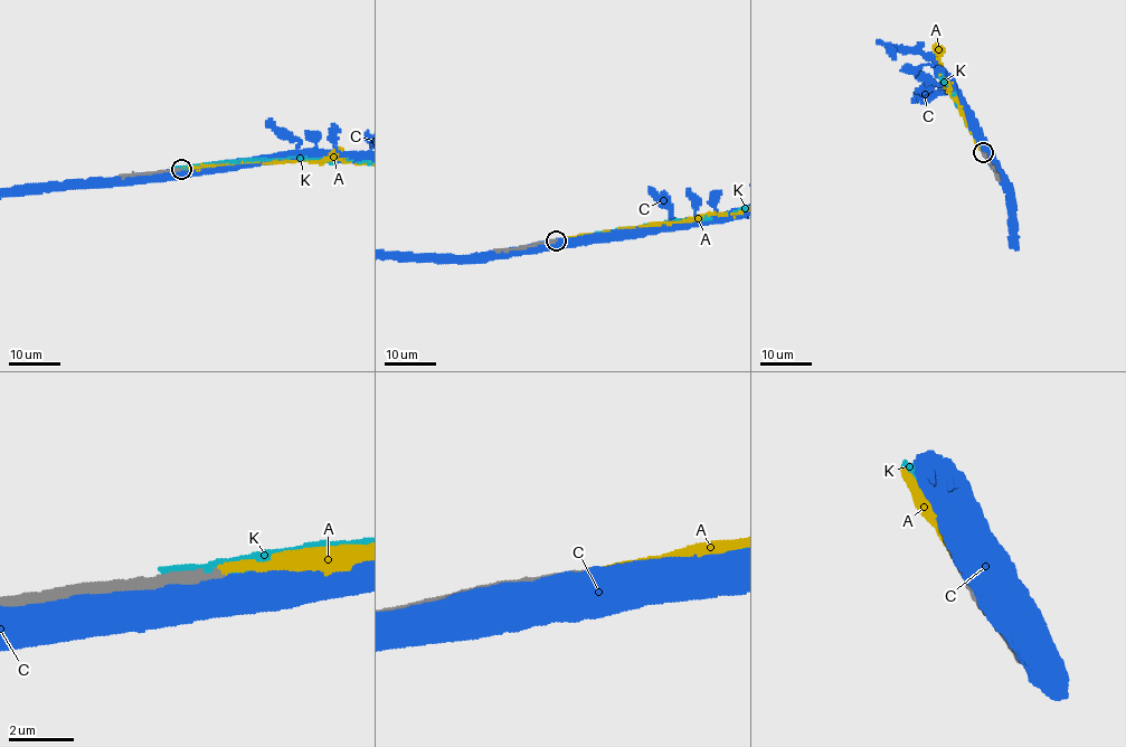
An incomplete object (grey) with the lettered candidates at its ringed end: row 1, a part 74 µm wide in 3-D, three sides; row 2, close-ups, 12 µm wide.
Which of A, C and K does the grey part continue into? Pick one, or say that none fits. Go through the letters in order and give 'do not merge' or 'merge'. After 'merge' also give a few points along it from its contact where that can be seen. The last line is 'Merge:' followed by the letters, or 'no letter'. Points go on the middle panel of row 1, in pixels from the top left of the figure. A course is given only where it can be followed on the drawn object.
A: merge
C: do not merge
K: do not merge
Merge: A

